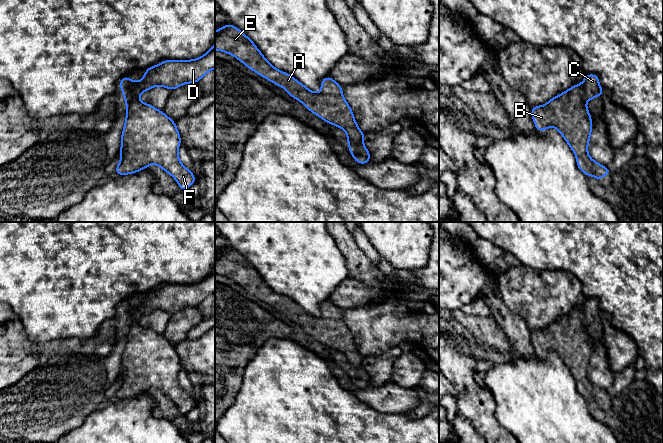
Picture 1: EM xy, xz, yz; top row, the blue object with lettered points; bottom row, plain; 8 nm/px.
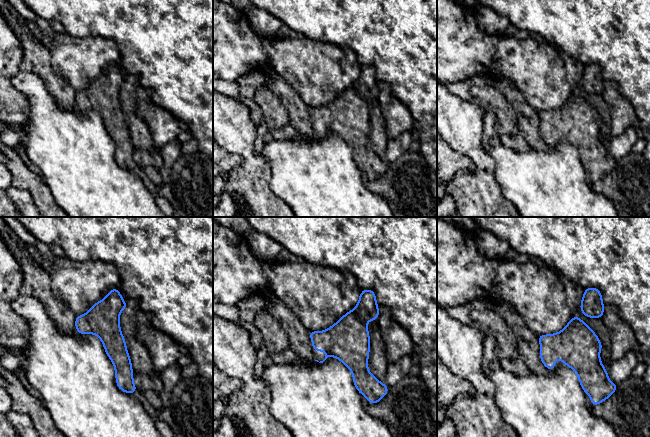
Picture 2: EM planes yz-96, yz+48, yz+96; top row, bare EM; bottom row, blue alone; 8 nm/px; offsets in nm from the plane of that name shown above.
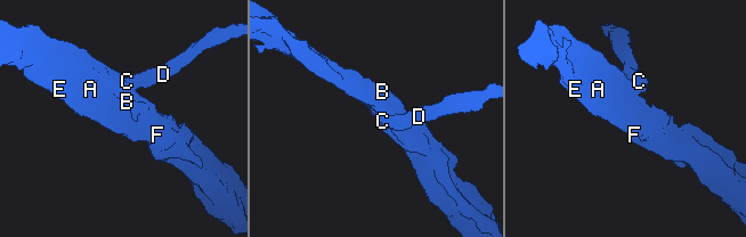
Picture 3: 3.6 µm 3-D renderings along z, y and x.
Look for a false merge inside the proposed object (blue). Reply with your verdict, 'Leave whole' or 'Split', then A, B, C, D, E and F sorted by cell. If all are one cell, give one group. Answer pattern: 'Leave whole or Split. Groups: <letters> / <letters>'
Split. Groups: A B E F / C D

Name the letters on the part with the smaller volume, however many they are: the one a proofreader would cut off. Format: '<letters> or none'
C, D

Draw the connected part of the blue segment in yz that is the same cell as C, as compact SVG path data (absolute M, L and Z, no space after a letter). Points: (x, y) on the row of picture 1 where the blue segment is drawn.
M586 74L582 82L585 100L601 96L604 92L599 84L599 76L597 74Z

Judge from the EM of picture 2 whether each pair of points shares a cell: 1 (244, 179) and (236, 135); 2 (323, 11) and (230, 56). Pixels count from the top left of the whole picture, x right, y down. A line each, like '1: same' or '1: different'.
1: same
2: different

